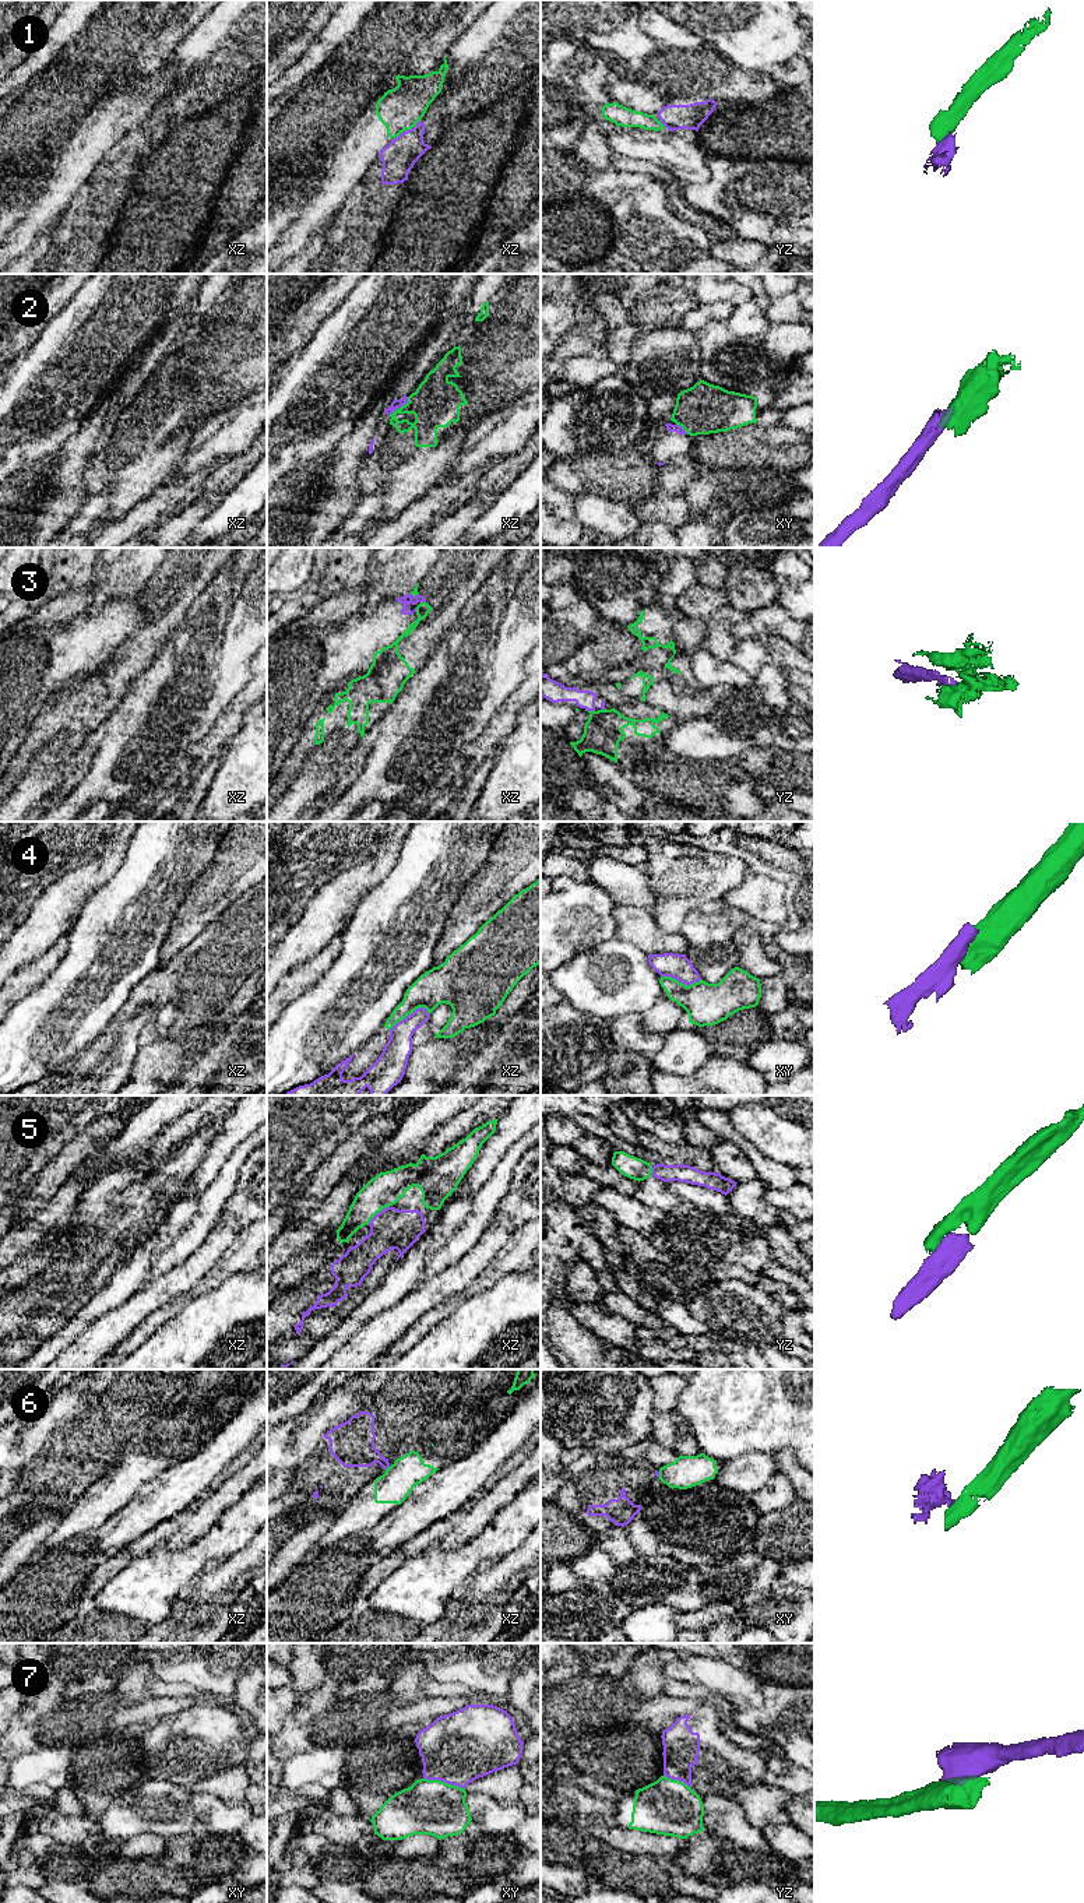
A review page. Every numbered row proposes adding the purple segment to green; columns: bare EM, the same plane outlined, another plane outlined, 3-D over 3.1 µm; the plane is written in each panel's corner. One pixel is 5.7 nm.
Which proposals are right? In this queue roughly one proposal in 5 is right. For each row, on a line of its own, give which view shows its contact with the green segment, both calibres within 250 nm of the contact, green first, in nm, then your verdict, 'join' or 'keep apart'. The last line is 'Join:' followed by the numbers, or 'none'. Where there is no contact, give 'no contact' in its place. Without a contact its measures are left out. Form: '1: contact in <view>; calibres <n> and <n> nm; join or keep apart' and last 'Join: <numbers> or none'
1: contact in xz; calibres 240 and 190 nm; keep apart
2: contact in xz; calibres 280 and 60 nm; keep apart
3: contact in yz; calibres 220 and 120 nm; keep apart
4: contact in xz; calibres 220 and 150 nm; keep apart
5: contact in xz; calibres 190 and 240 nm; join
6: contact in xz; calibres 190 and 260 nm; keep apart
7: contact in xy; calibres 320 and 420 nm; keep apart
Join: 5

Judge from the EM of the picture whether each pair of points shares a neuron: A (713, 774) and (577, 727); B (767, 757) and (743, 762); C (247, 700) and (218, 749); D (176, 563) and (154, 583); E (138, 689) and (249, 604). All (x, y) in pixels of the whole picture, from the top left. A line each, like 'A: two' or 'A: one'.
A: one
B: one
C: one
D: one
E: two

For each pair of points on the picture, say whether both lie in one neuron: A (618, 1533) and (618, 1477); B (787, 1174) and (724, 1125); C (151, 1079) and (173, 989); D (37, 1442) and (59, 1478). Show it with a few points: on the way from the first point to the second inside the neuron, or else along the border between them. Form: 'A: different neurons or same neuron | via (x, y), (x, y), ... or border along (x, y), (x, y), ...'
A: different neurons | border along (623, 1526), (612, 1526), (601, 1534)
B: same neuron | via (771, 1172), (739, 1140)
C: different neurons | border along (192, 1027), (178, 1037), (161, 1038)
D: different neurons | border along (49, 1437), (39, 1452), (21, 1467)

